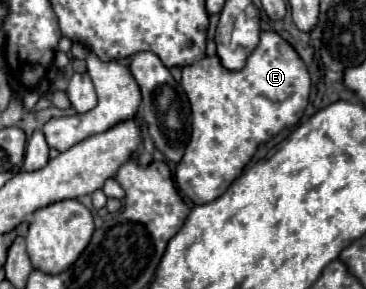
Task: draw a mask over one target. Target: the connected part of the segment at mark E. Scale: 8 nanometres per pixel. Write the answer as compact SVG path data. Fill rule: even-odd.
M263 32L255 54L251 54L243 70L223 70L215 56L205 56L199 64L183 68L181 86L191 104L193 130L191 142L175 168L175 180L193 204L207 204L241 176L259 144L301 120L311 80L299 54L279 34Z

